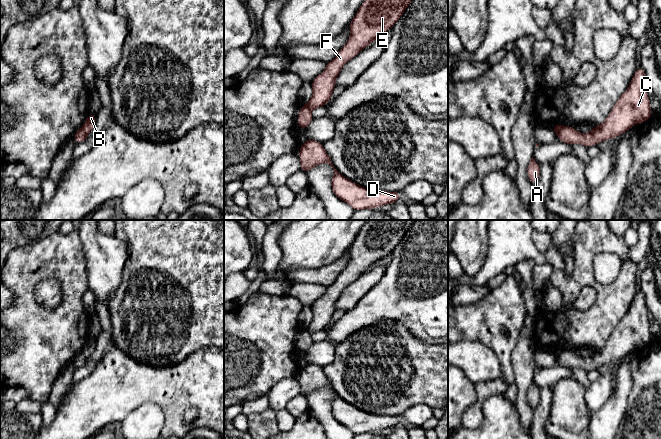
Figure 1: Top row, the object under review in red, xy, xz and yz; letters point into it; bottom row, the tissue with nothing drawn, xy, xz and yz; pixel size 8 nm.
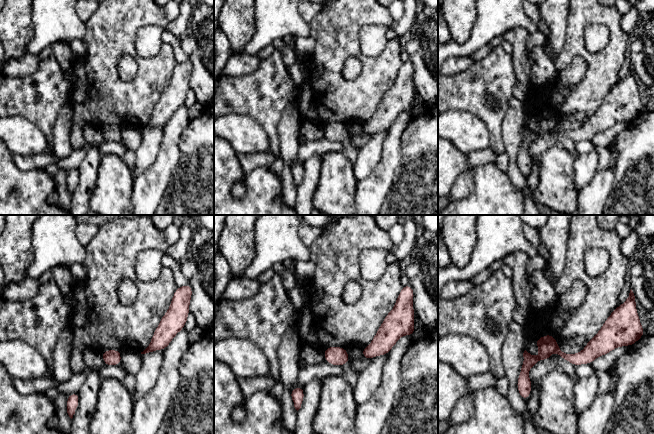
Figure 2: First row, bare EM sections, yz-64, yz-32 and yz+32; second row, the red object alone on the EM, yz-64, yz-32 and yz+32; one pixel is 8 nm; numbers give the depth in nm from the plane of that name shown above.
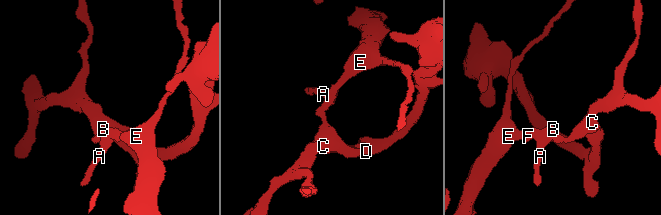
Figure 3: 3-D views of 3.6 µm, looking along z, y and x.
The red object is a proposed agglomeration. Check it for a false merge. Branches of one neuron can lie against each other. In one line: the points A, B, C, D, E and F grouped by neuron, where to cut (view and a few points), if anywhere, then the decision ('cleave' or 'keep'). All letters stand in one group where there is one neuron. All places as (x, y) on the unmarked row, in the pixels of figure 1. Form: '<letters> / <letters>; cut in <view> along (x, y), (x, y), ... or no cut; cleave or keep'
A B E F / C D; cut in yz along (565, 350), (557, 358); cleave

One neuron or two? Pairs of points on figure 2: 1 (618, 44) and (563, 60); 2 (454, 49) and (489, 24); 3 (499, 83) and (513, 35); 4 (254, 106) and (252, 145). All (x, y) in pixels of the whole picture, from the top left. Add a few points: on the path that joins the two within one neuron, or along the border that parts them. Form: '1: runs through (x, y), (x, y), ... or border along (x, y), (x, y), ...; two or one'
1: runs through (604, 57), (589, 57), (583, 52), (577, 52); one
2: runs through (463, 49), (466, 49), (482, 33); one
3: border along (510, 55), (516, 78); two
4: border along (230, 113), (249, 115), (262, 127), (268, 137); two

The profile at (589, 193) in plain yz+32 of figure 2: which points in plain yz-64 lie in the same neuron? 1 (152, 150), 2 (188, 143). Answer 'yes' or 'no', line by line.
1: no
2: no

